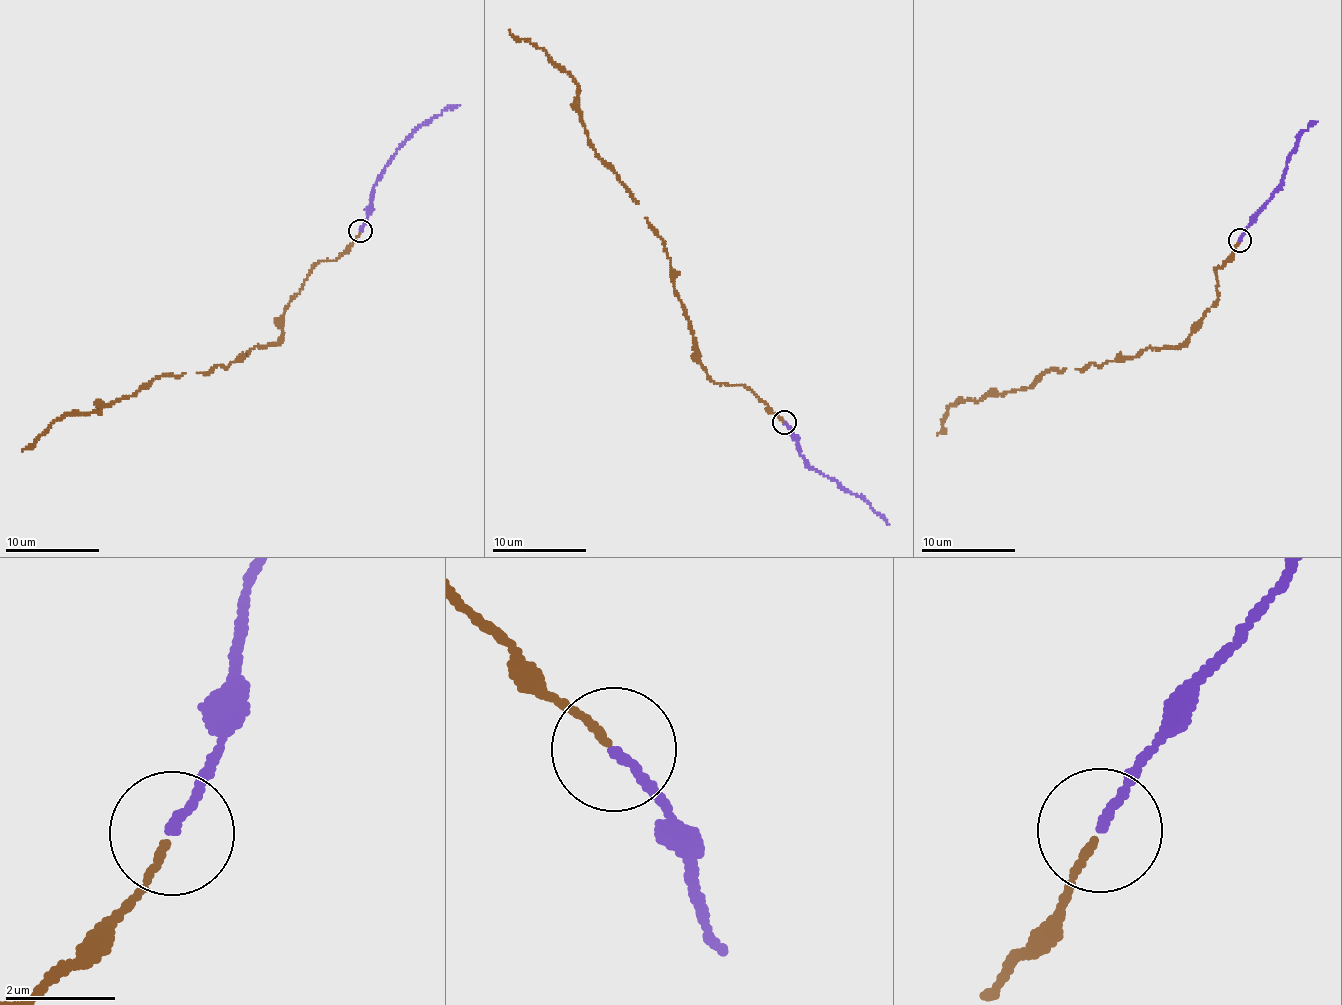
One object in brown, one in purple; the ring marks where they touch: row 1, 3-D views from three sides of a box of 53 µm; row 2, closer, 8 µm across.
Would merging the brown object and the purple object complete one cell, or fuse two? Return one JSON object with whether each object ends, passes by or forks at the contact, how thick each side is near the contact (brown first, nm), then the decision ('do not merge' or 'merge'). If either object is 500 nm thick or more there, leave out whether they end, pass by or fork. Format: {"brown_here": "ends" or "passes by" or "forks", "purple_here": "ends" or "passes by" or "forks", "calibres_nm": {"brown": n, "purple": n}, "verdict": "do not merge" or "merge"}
{"brown_here": "ends", "purple_here": "ends", "calibres_nm": {"brown": 110, "purple": 150}, "verdict": "merge"}

